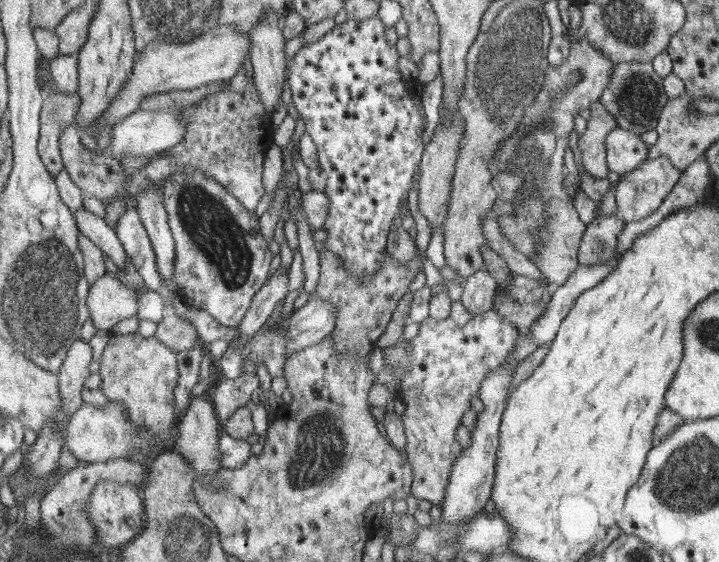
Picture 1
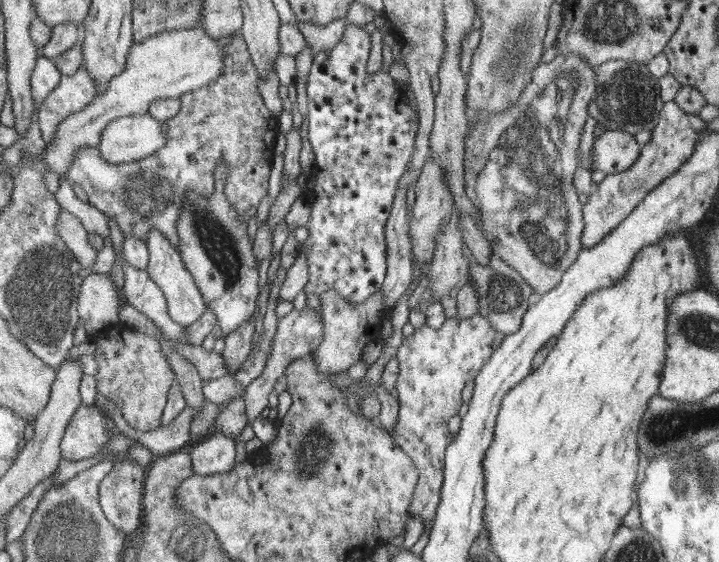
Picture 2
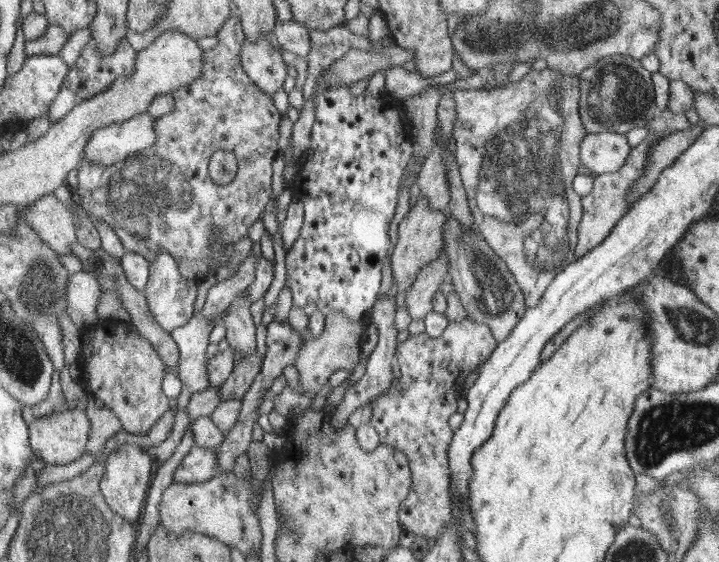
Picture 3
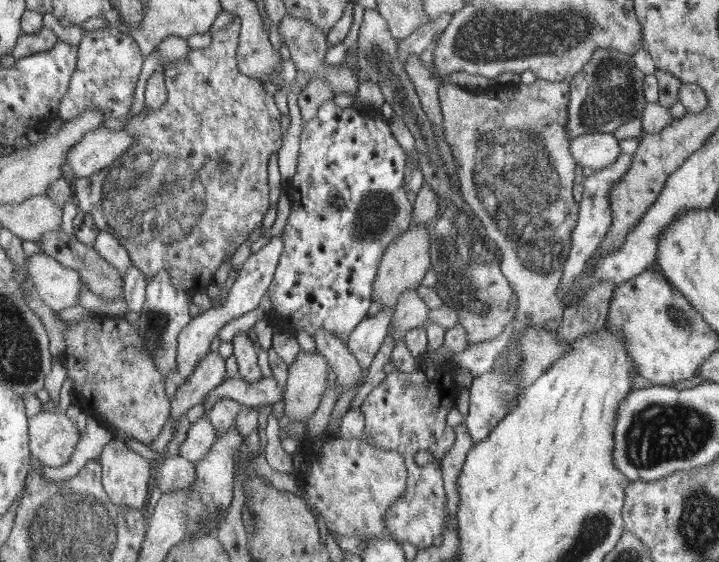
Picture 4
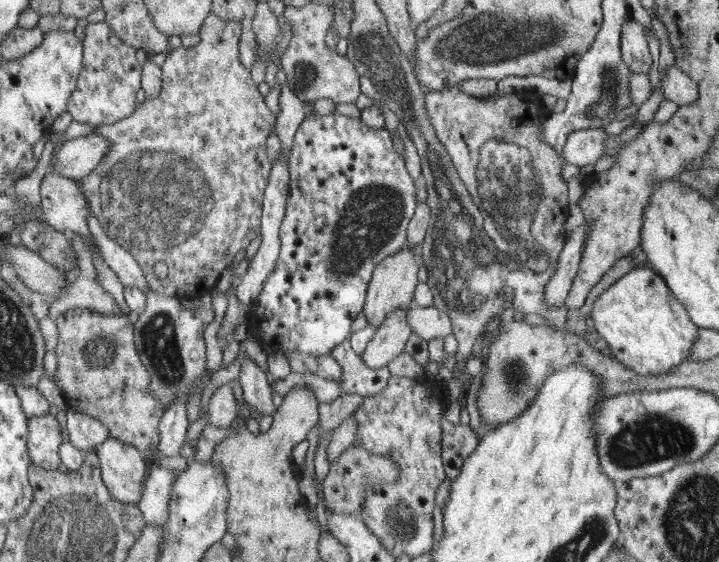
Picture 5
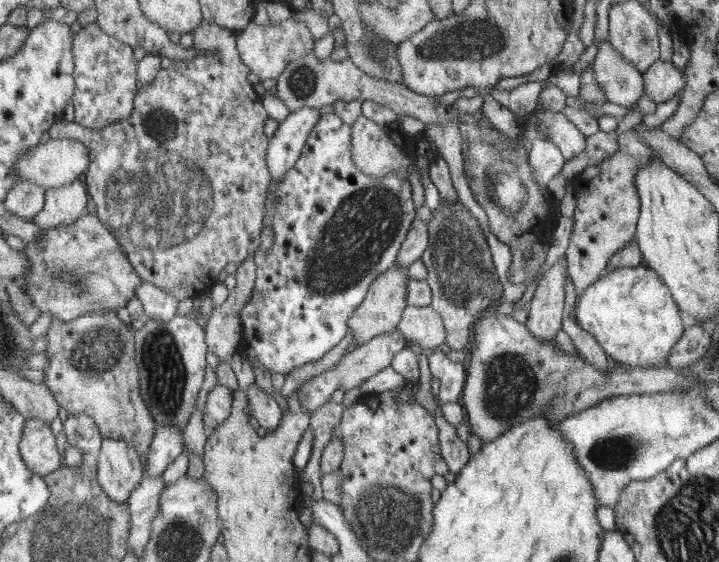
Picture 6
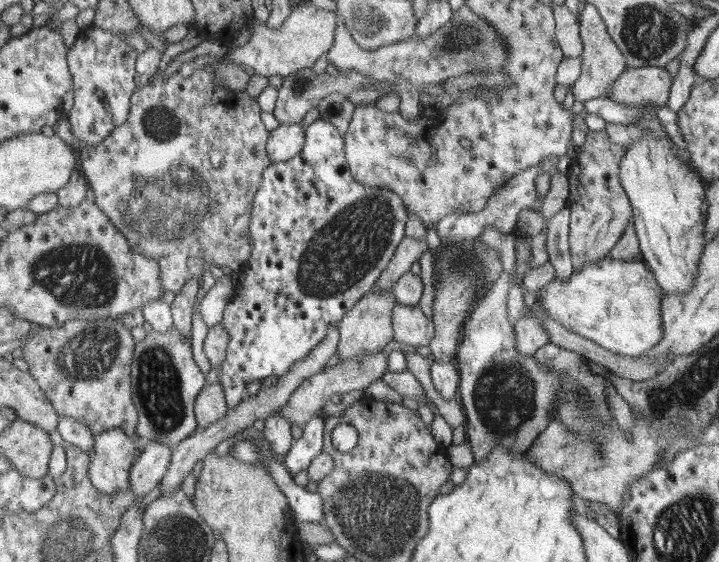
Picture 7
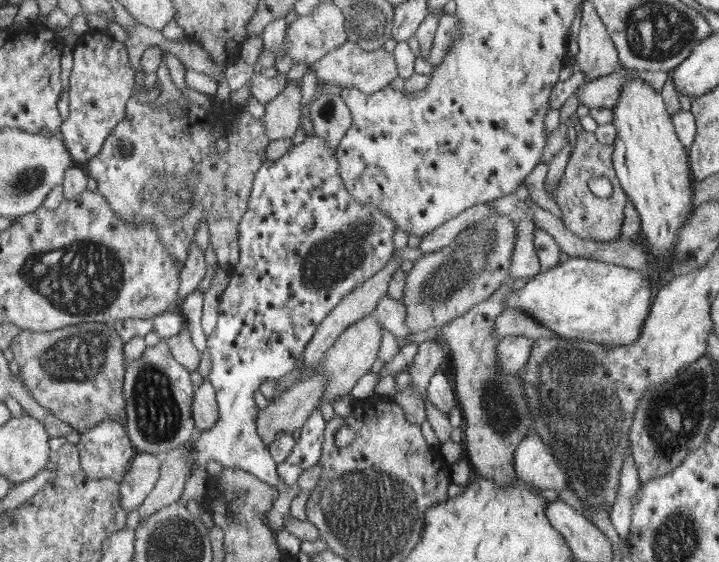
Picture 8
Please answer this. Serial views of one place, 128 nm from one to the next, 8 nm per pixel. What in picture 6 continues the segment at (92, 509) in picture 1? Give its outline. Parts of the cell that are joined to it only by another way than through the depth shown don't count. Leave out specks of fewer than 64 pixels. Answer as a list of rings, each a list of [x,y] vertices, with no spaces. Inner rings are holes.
[[[104,438],[97,454],[97,481],[118,502],[127,502],[142,481],[140,453],[124,440]]]

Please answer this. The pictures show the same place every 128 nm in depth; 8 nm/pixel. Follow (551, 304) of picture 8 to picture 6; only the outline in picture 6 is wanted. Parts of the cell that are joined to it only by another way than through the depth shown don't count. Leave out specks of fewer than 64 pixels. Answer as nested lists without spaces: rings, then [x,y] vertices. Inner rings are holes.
[[[644,264],[636,268],[608,269],[578,298],[576,320],[579,325],[594,335],[608,358],[630,367],[662,366],[687,327],[666,284],[655,270]]]

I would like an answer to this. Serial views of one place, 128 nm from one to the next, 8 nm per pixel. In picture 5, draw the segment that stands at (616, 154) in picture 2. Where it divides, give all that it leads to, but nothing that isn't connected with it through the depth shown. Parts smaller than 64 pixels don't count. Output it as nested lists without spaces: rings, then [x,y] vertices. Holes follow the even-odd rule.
[[[604,129],[575,130],[568,135],[563,155],[570,164],[589,170],[604,158],[604,141],[608,135]]]

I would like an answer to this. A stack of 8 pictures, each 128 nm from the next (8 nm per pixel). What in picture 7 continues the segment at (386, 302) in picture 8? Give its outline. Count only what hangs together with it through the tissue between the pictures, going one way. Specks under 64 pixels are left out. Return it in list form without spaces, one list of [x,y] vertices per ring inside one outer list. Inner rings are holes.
[[[397,303],[393,310],[394,339],[410,346],[429,346],[436,329],[419,305]]]

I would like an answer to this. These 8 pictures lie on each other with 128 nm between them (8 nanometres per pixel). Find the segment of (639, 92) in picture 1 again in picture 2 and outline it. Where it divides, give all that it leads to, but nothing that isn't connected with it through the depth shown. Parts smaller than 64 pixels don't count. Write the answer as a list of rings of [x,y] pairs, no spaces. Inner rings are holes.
[[[611,60],[594,67],[597,92],[590,103],[590,116],[602,123],[606,131],[623,130],[635,135],[641,130],[653,130],[663,106],[658,78],[651,78],[646,64]]]

